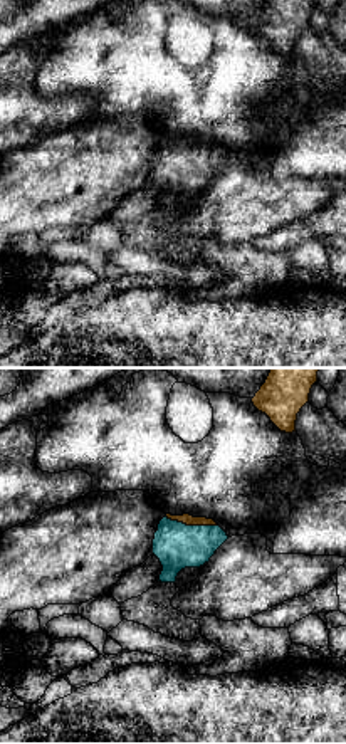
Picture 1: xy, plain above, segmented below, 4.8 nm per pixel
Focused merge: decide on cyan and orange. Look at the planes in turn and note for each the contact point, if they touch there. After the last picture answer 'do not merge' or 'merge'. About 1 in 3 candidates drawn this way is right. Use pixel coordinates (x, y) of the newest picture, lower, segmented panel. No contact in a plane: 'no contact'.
(190, 526)

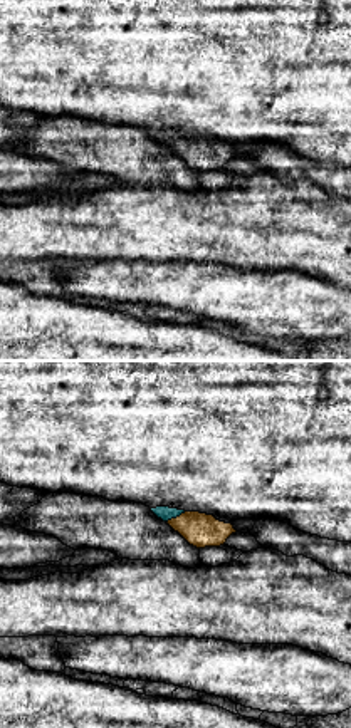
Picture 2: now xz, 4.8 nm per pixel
(175, 517)

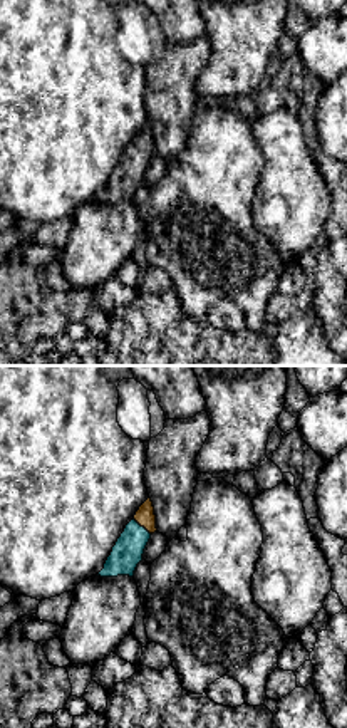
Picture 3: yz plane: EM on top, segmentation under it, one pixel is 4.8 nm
(139, 525)

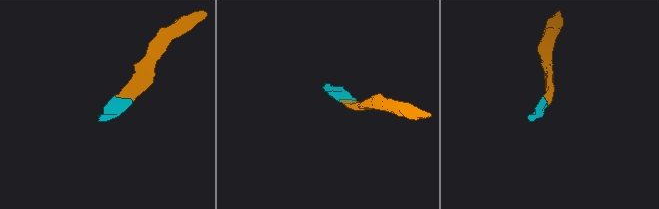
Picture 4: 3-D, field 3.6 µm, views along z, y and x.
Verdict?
merge

